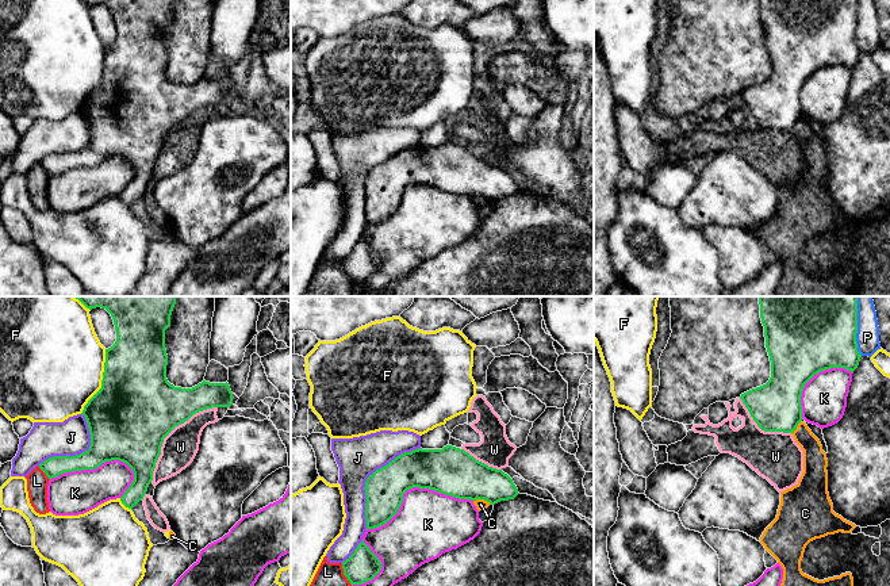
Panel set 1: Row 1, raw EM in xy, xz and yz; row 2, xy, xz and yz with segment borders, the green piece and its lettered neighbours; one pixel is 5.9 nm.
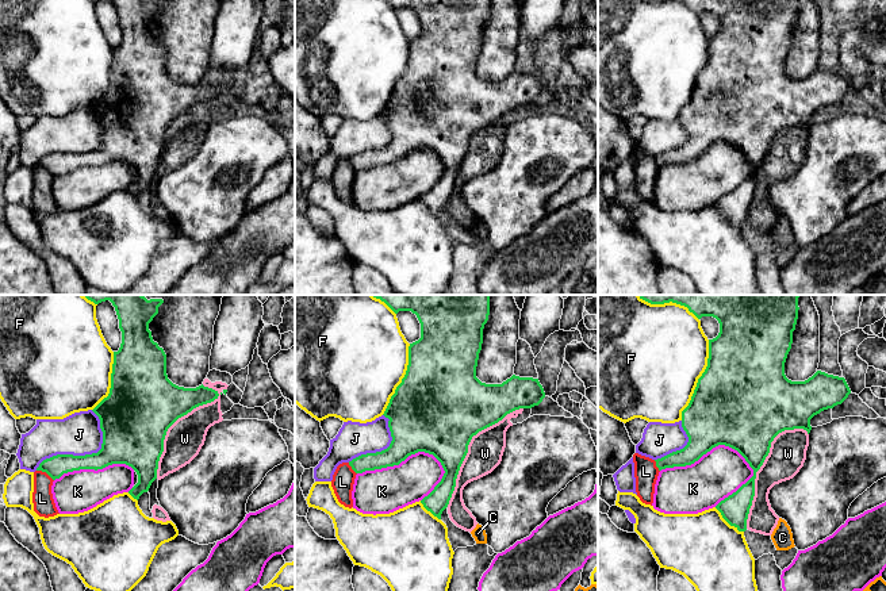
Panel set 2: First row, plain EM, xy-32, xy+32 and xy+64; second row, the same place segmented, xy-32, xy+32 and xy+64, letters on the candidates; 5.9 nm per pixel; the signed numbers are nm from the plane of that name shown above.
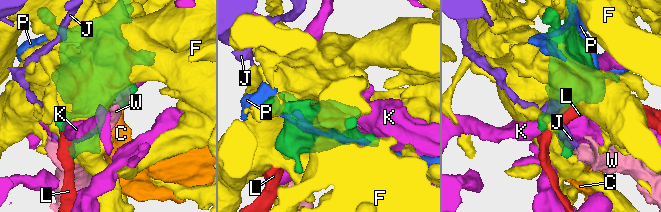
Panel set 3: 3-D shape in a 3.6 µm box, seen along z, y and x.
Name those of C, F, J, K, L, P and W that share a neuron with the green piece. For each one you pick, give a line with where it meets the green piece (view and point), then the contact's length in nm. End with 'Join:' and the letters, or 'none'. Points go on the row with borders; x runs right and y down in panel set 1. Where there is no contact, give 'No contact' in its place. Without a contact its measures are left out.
Join: none

